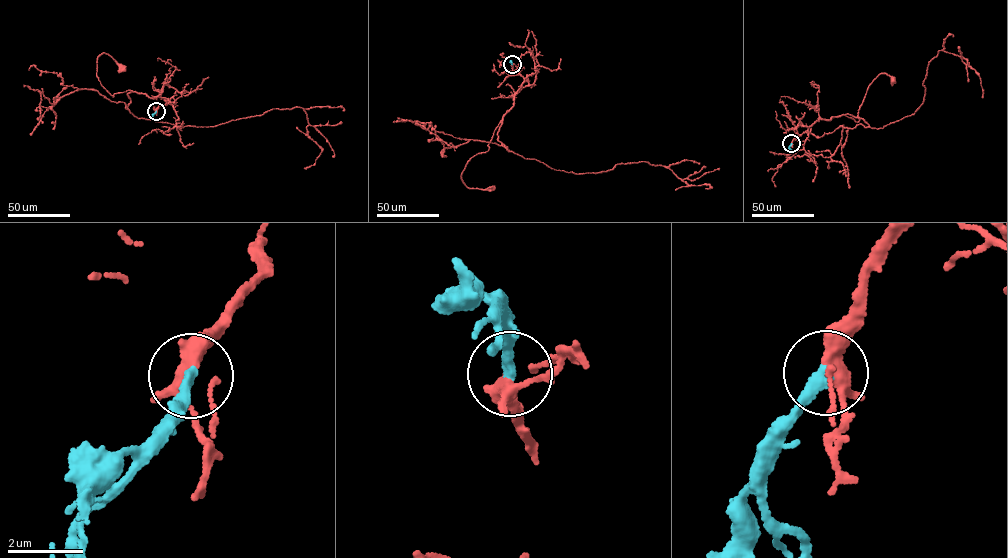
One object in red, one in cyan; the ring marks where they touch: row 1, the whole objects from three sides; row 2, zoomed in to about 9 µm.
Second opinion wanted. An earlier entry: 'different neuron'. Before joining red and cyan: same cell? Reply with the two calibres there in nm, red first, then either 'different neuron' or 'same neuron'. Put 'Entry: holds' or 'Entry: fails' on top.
Entry: fails
320 nm thick on the red side, 300 nm on the other; same neuron

